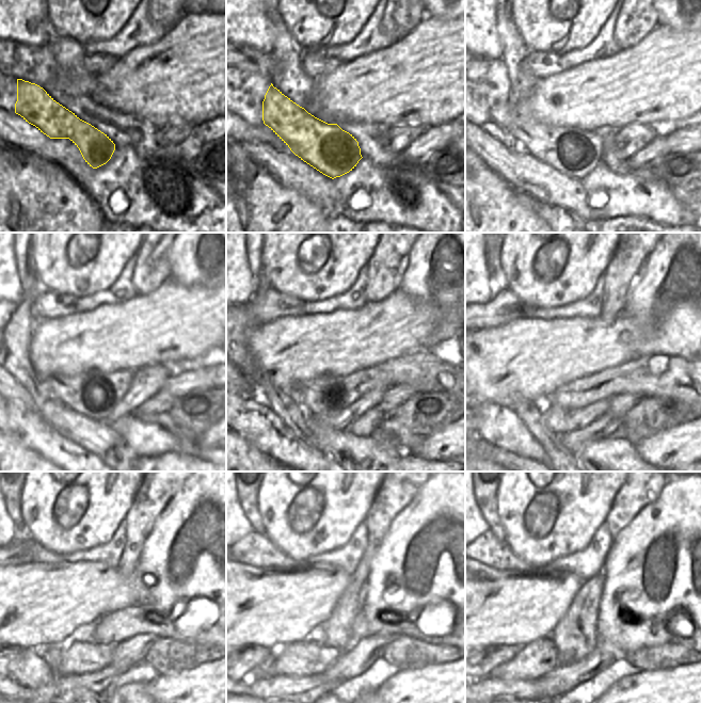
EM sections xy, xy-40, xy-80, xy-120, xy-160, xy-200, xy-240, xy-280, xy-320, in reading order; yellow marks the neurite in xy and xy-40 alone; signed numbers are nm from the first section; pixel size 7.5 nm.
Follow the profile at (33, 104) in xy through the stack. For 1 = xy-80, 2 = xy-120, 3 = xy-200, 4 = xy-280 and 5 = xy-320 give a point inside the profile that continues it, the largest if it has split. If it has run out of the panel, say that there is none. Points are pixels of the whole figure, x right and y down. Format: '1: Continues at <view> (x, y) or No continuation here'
1: Continues at xy-80 (573, 152)
2: Continues at xy-120 (95, 394)
3: Continues at xy-200 (658, 376)
4: Continues at xy-280 (443, 628)
5: Continues at xy-320 (679, 624).

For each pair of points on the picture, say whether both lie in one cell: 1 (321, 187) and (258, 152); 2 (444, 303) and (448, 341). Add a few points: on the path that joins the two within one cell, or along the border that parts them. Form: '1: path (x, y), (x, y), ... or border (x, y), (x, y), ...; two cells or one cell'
1: path (305, 179), (274, 160); one cell
2: path (448, 313), (448, 332); one cell

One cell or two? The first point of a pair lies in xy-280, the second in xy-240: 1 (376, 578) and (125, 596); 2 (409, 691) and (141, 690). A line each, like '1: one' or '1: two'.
1: two
2: two

